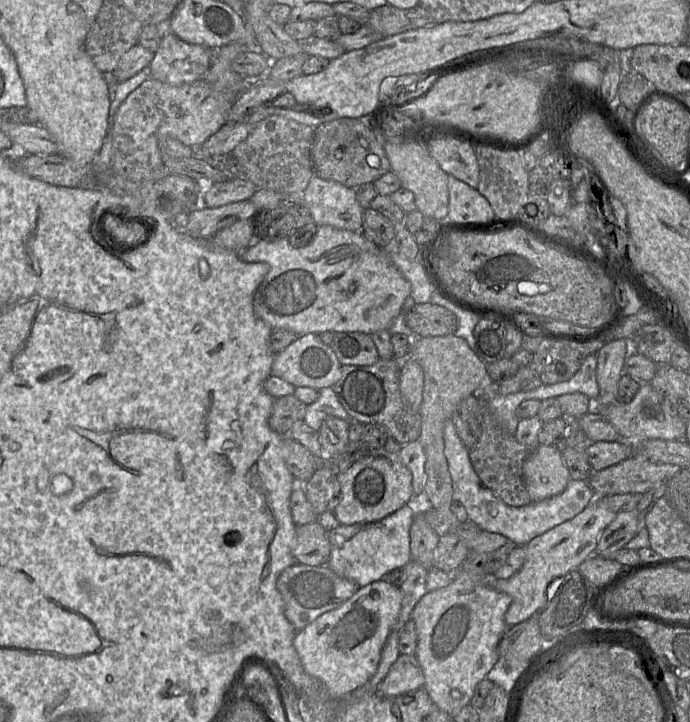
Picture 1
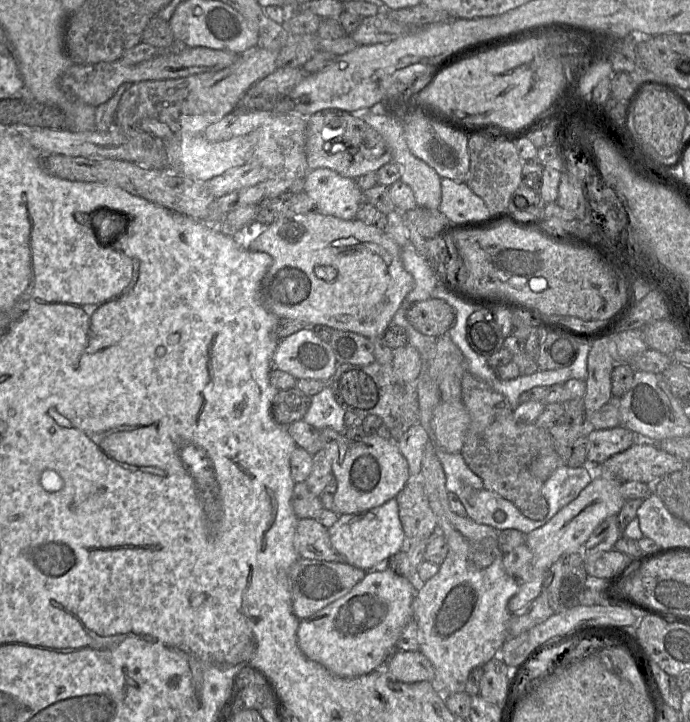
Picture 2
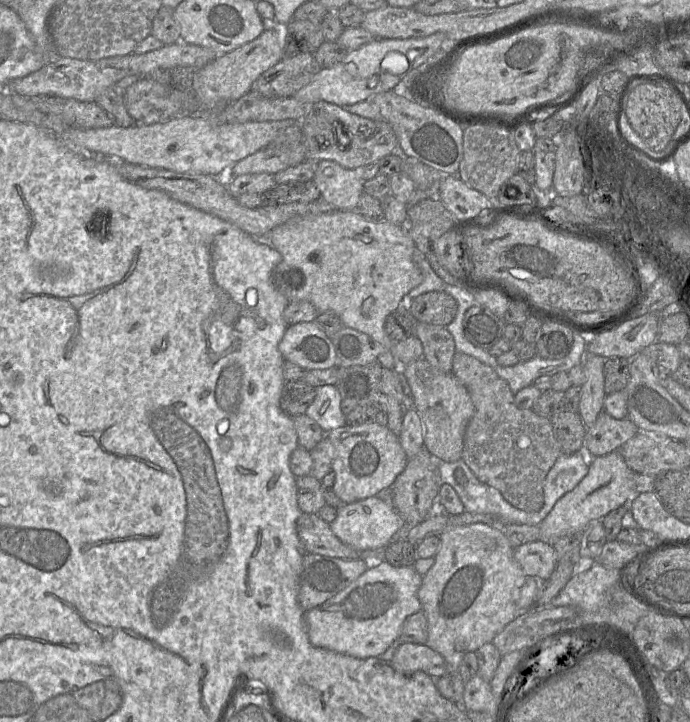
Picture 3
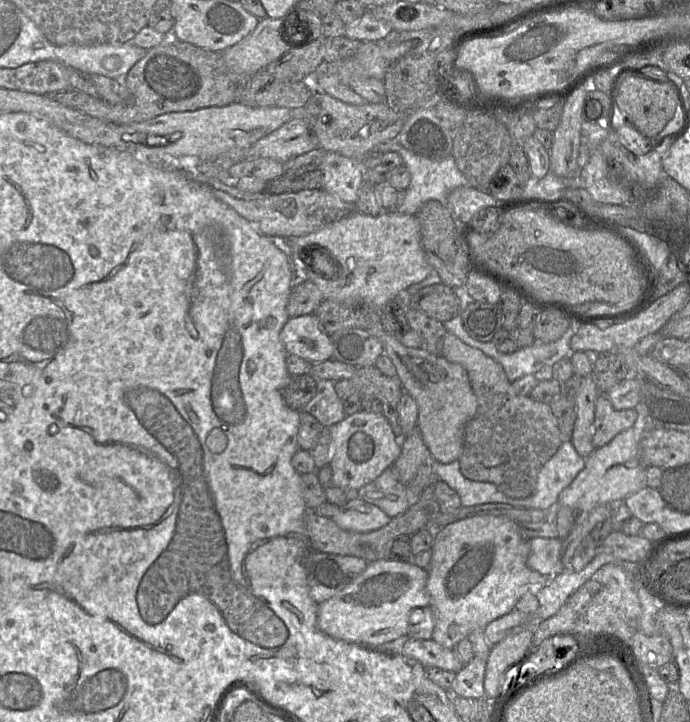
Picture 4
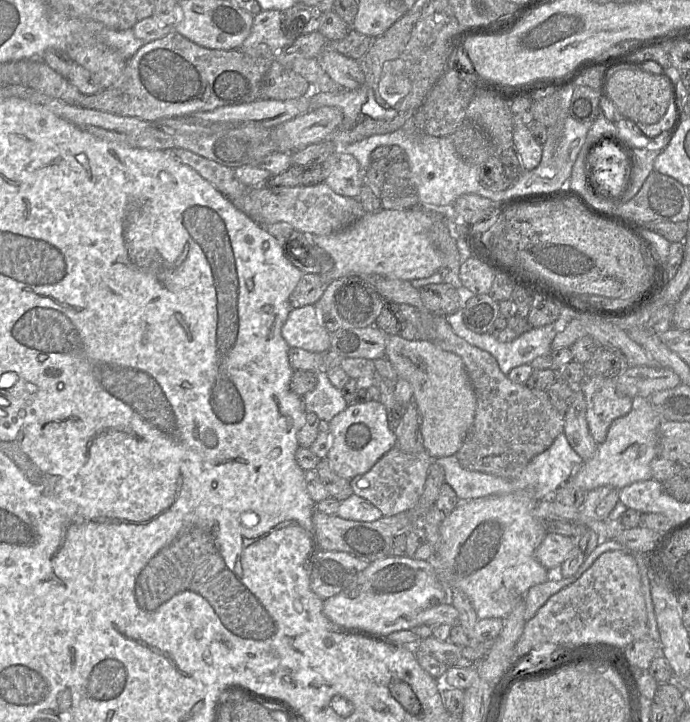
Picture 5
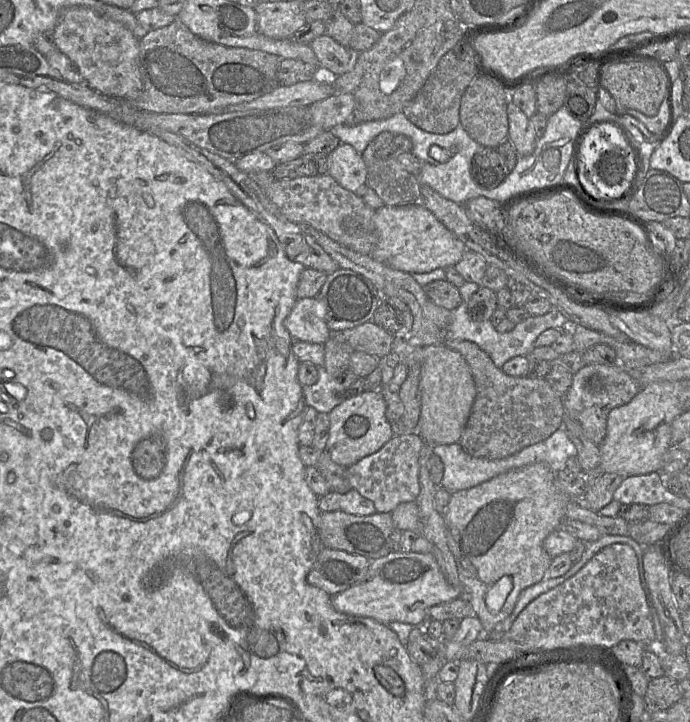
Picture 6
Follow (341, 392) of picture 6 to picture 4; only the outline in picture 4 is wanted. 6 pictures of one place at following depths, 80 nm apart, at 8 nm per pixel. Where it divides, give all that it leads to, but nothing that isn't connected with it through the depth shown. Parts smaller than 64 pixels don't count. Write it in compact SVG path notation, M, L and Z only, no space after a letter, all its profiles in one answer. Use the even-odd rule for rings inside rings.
M320 379L316 382L316 394L304 406L303 411L313 415L323 427L329 428L346 417L343 401L335 391L335 381Z

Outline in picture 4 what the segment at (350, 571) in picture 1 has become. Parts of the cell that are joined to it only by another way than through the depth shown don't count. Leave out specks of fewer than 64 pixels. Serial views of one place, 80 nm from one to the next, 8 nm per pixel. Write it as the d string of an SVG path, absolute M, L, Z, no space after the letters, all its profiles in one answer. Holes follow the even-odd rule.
M356 497L340 507L333 520L347 531L370 532L386 526L391 518L377 506Z

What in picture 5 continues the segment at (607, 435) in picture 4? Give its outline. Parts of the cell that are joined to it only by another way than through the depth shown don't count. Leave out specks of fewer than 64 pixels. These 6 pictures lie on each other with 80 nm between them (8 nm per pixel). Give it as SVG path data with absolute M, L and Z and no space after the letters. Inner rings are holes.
M587 377L580 386L587 403L586 419L594 441L599 445L607 437L612 422L631 411L633 398L618 393L616 379L604 377Z

